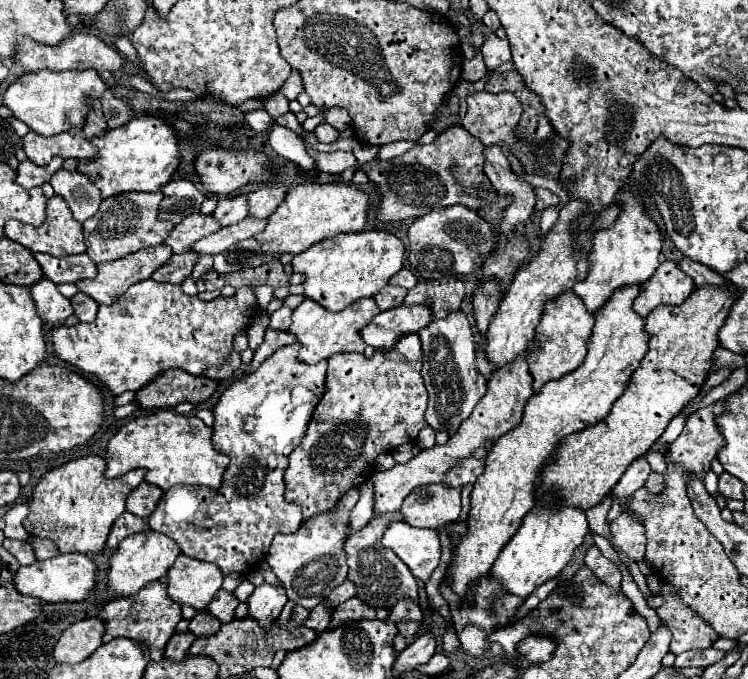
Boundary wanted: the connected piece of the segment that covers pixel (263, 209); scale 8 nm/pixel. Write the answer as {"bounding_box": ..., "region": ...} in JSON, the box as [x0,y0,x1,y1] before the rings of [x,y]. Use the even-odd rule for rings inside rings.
{"bounding_box":[248,182,288,218],"region":[[[276,182],[272,186],[264,186],[260,190],[250,192],[248,194],[250,216],[268,218],[286,200],[286,194],[288,194],[288,186],[282,182]]]}

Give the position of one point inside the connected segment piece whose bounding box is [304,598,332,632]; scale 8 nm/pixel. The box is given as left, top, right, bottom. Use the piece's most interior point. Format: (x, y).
(319, 618)

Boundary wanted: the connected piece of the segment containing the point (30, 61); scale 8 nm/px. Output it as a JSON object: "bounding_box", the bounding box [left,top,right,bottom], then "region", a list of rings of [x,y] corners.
{"bounding_box":[14,32,124,72],"region":[[[74,32],[68,40],[64,40],[58,46],[46,46],[46,44],[38,44],[30,38],[22,38],[18,42],[18,54],[14,56],[14,62],[20,62],[24,66],[26,72],[38,72],[42,68],[50,68],[50,70],[88,70],[94,68],[96,72],[118,72],[124,64],[124,58],[118,54],[118,50],[114,46],[108,46],[106,42],[102,42],[98,36],[86,36],[80,32]]]}

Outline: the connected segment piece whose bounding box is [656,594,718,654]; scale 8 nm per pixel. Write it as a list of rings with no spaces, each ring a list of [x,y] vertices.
[[[672,594],[670,598],[666,598],[666,604],[656,612],[660,624],[664,624],[672,634],[672,642],[670,642],[672,654],[682,654],[696,648],[710,648],[712,642],[718,638],[716,632],[710,630],[710,626],[706,626],[692,608],[684,606]]]

